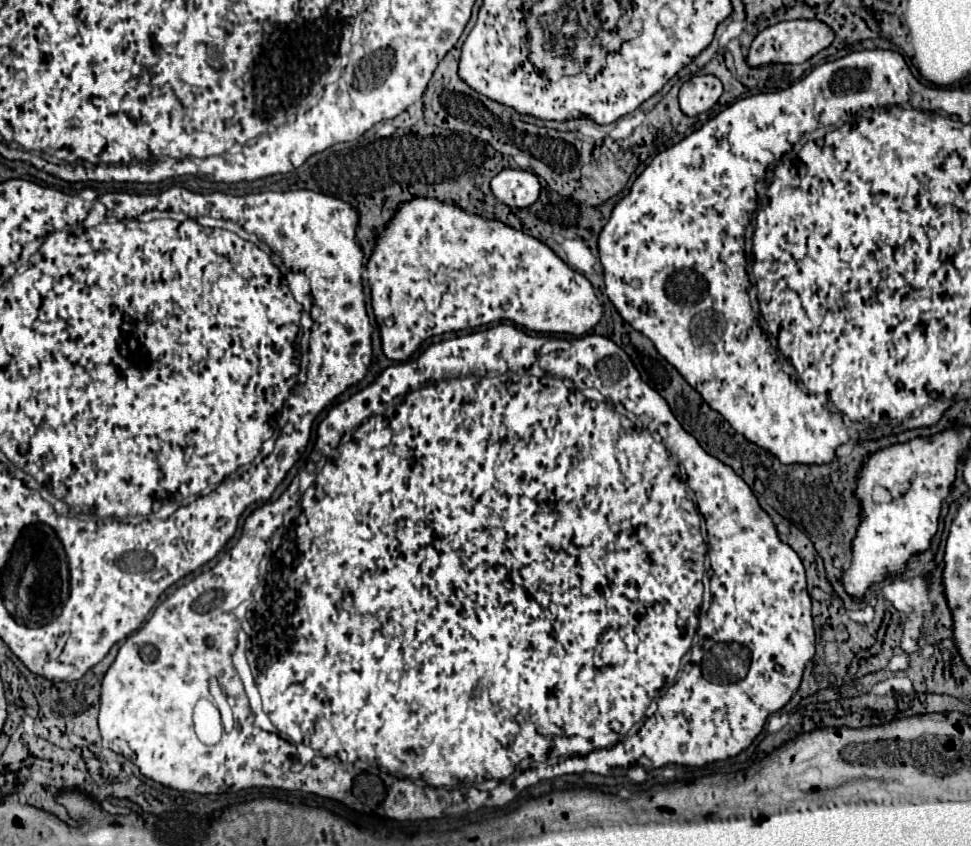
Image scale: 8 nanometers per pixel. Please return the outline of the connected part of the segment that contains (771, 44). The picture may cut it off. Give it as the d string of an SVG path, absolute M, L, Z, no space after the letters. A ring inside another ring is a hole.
M791 20L791 22L779 22L775 26L765 28L755 36L755 40L749 46L747 54L747 66L761 68L767 64L801 64L815 56L817 52L825 50L833 42L835 34L831 28L819 20Z

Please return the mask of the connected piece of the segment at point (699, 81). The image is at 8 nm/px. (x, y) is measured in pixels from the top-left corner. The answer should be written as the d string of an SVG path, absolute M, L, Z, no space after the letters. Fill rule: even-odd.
M693 76L681 86L679 104L685 116L707 112L721 96L723 86L715 76Z

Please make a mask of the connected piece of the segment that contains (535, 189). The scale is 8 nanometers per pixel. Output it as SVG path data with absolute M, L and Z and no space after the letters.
M503 170L491 180L493 196L509 208L527 208L539 198L539 180L525 170Z

